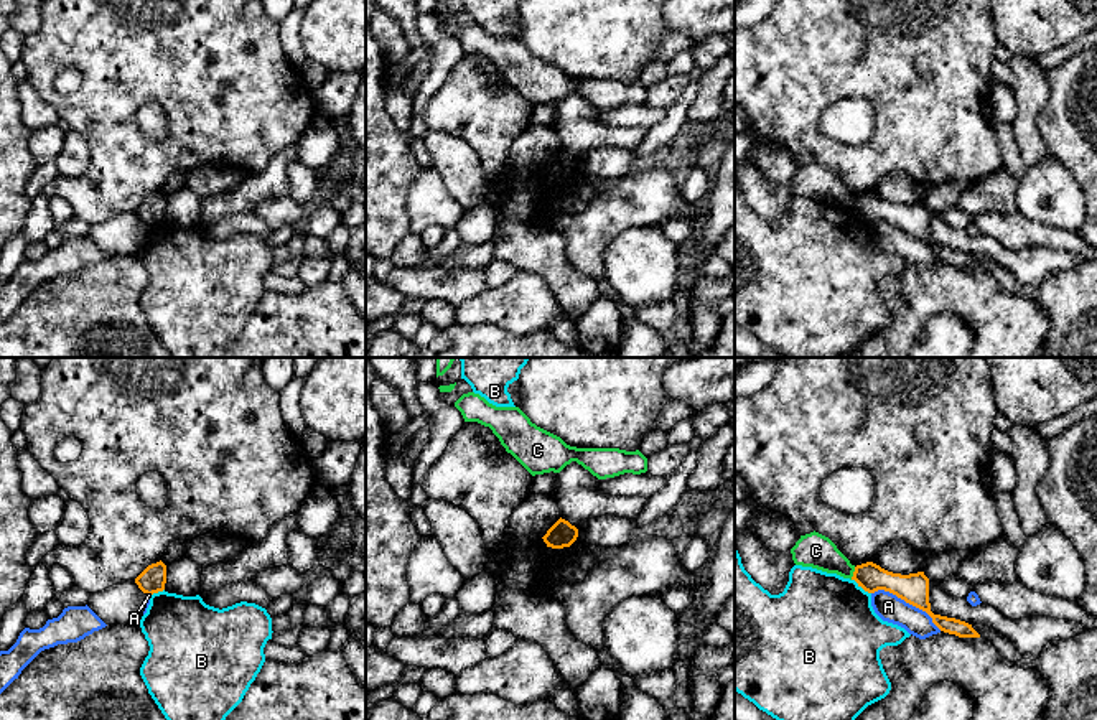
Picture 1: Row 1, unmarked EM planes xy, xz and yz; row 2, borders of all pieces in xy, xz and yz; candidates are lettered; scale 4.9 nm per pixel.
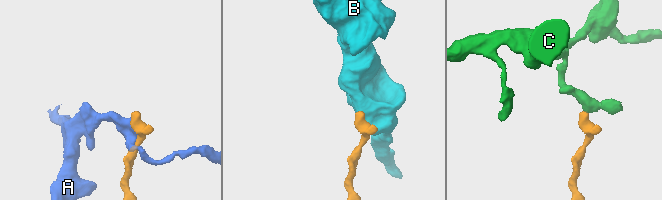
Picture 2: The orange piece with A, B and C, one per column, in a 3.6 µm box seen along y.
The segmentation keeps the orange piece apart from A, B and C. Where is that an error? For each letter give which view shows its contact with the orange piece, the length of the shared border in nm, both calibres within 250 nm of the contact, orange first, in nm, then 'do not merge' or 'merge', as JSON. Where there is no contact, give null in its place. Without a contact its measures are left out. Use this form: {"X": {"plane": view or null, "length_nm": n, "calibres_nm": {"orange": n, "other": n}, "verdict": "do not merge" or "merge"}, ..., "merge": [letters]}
{"A": {"plane": "yz", "length_nm": 400, "calibres_nm": {"orange": 150, "other": 140}, "verdict": "do not merge"}, "B": {"plane": "yz", "length_nm": 120, "calibres_nm": {"orange": 150, "other": 480}, "verdict": "do not merge"}, "C": {"plane": "yz", "length_nm": 70, "calibres_nm": {"orange": 140, "other": 170}, "verdict": "do not merge"}, "merge": []}

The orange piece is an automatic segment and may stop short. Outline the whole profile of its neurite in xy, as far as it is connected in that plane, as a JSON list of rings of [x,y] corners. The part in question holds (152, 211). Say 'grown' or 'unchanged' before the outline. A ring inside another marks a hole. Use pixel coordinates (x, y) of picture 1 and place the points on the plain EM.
unchanged; [[[160,191],[156,194],[148,196],[137,209],[135,214],[138,219],[153,226],[165,221],[166,214],[166,196]]]

